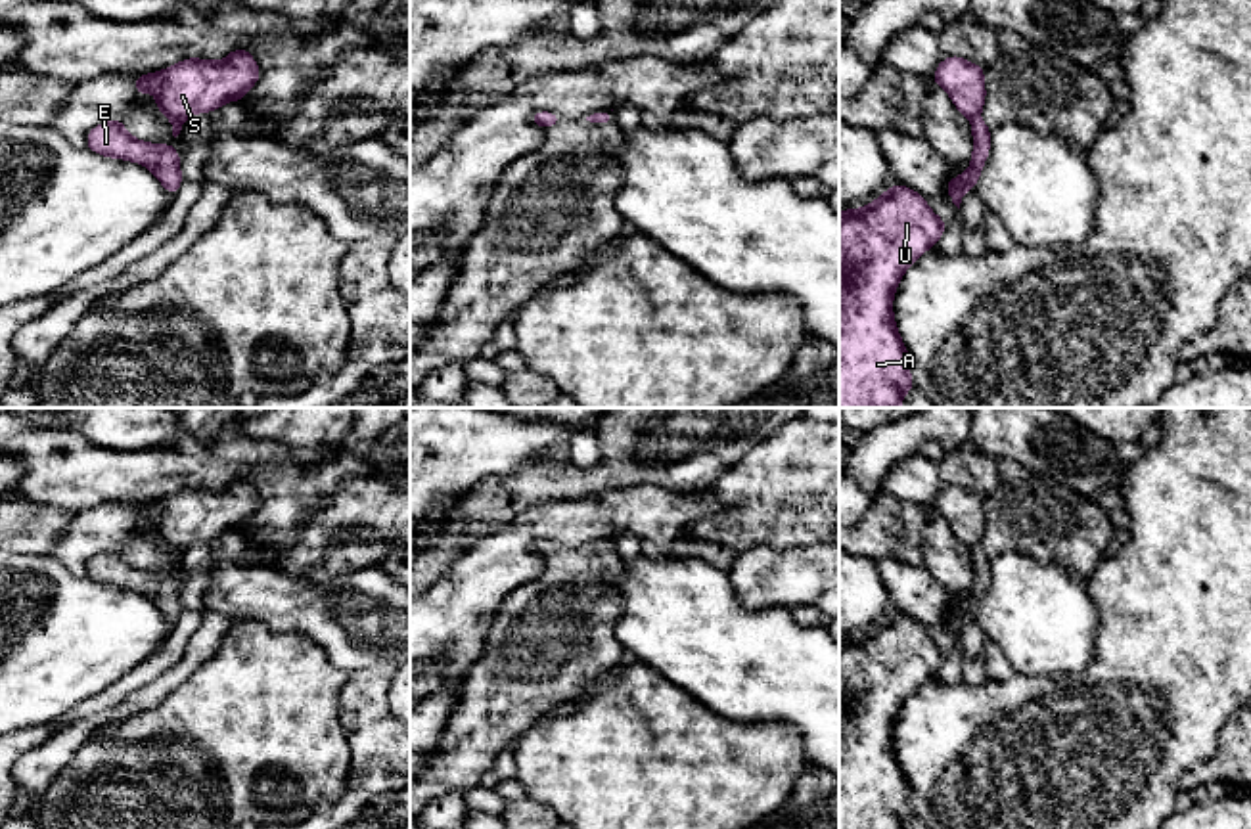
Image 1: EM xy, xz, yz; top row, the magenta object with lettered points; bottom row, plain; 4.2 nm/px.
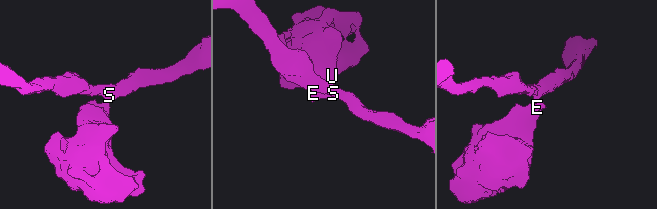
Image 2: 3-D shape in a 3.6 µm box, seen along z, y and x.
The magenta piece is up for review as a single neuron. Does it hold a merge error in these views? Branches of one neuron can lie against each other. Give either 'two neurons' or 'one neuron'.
two neurons

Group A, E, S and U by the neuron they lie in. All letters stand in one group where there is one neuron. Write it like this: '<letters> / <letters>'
A E U / S

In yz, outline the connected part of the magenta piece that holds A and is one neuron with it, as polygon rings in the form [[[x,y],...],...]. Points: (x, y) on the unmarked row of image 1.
[[[895,613],[889,615],[889,618],[879,624],[874,632],[851,638],[851,639],[839,639],[839,829],[902,829],[908,819],[914,818],[912,806],[910,806],[910,789],[908,789],[908,777],[902,773],[900,762],[895,754],[893,745],[893,726],[900,712],[902,703],[933,674],[939,674],[939,668],[943,666],[946,651],[937,645],[929,636],[923,624],[918,620]]]

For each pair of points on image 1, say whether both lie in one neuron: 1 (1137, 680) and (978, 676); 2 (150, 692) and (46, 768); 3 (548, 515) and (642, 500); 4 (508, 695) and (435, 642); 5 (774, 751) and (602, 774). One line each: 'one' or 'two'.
1: two
2: one
3: one
4: two
5: one

